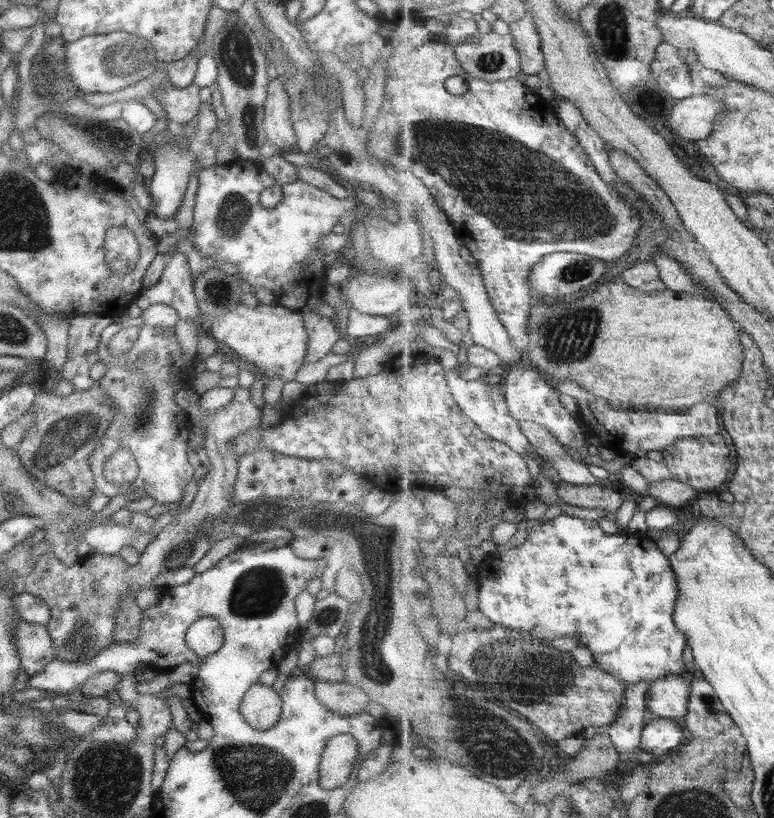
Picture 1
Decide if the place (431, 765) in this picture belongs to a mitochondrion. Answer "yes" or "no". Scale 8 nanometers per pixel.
no

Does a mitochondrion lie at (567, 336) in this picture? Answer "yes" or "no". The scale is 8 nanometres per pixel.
yes

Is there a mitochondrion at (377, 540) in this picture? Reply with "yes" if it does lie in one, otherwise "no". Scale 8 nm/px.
yes

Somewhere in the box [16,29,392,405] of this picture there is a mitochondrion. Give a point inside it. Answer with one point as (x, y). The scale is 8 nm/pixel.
(48, 89)

